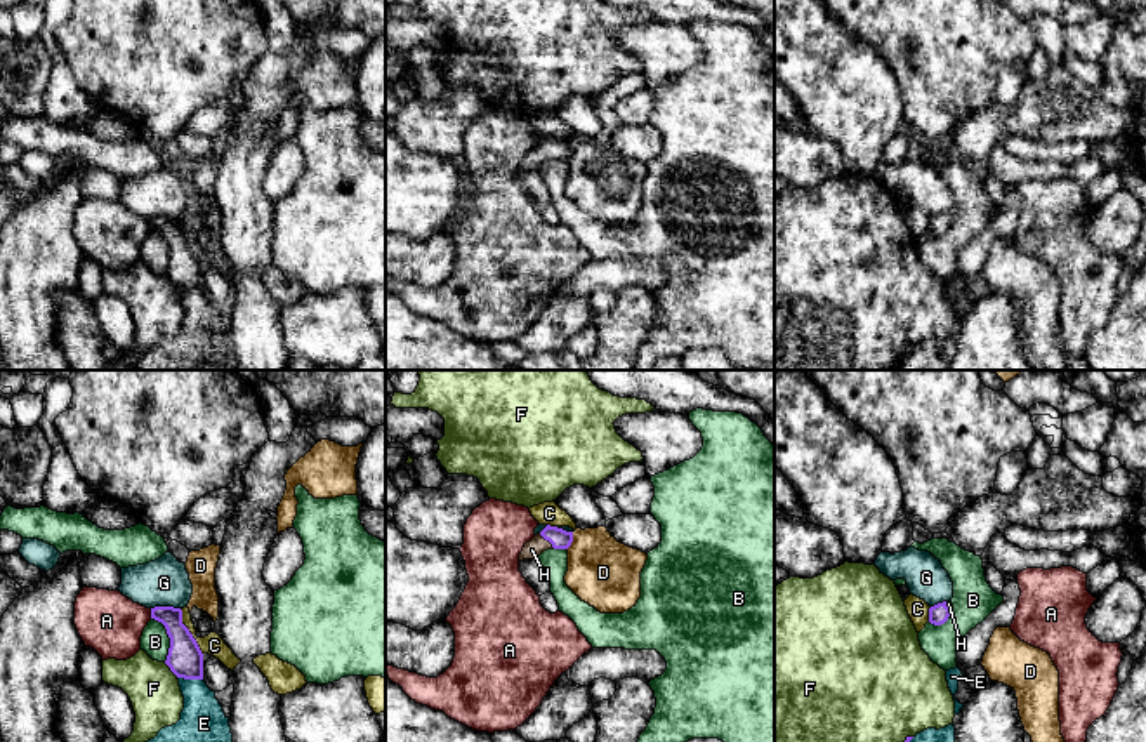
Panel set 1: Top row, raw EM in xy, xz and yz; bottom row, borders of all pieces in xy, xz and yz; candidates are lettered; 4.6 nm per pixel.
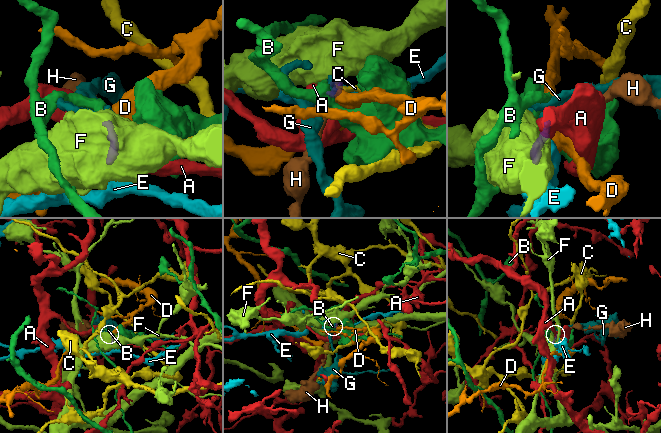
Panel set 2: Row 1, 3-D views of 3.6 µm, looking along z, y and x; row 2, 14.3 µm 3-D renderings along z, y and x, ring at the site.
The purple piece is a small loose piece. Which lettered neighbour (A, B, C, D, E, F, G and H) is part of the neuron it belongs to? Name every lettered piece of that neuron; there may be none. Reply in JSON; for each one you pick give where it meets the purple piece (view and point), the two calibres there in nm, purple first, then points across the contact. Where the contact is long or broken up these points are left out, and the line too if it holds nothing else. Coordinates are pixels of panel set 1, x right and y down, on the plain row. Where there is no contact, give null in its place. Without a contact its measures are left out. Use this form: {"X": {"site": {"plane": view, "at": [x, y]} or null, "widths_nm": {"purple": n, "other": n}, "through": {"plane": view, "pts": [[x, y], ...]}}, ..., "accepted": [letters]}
{"H": {"site": {"plane": "xz", "at": [546, 150]}, "widths_nm": {"purple": 90, "other": 90}, "through": {"plane": "xz", "pts": [[559, 150], [546, 150], [532, 160]]}}, "accepted": ["H"]}

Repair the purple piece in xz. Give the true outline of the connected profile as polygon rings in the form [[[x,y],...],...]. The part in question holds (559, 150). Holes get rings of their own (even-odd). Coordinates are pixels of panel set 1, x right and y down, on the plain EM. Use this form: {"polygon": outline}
{"polygon": [[[547,136],[530,153],[524,155],[519,172],[537,170],[547,160],[568,160],[573,153],[573,142]]]}

